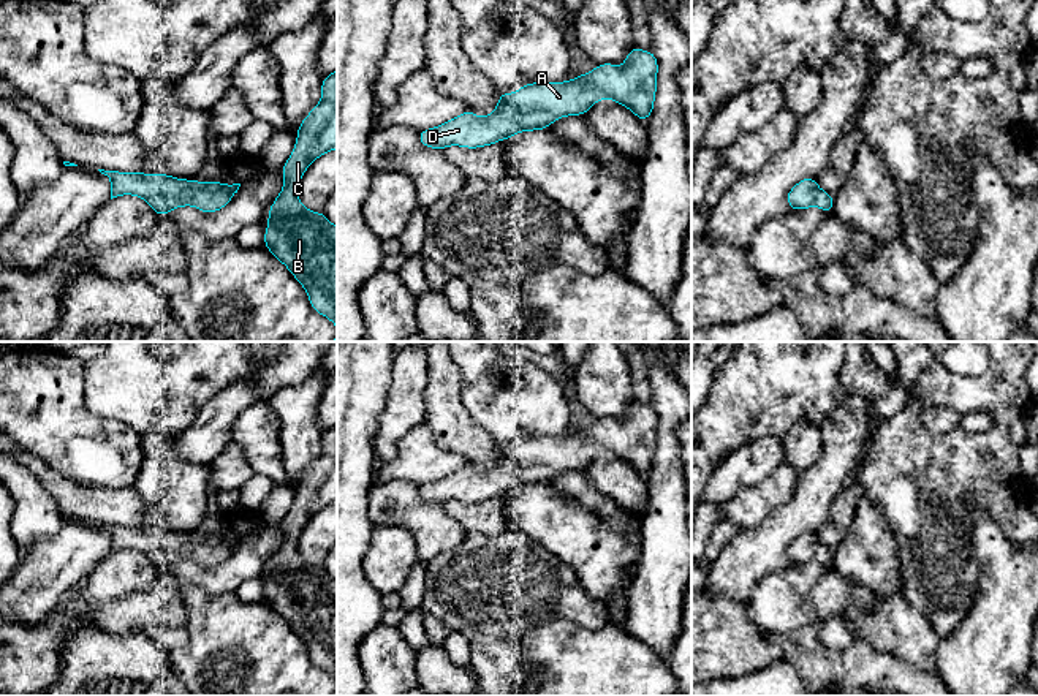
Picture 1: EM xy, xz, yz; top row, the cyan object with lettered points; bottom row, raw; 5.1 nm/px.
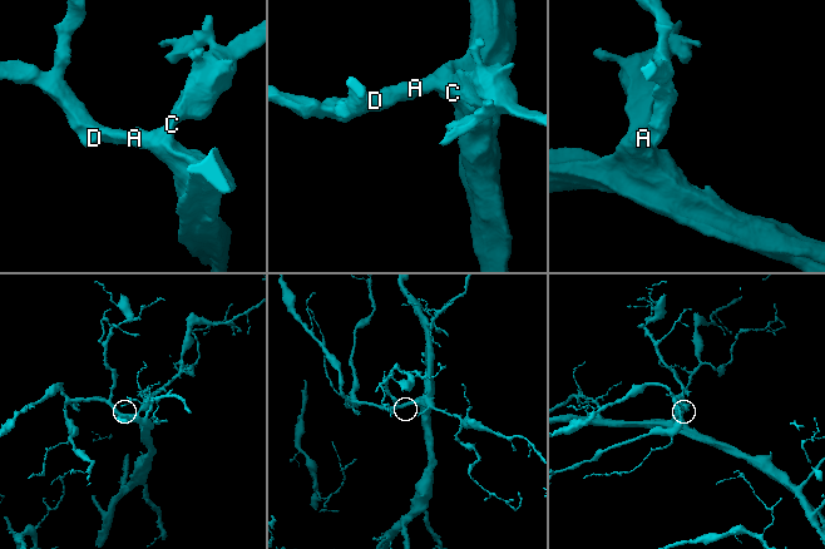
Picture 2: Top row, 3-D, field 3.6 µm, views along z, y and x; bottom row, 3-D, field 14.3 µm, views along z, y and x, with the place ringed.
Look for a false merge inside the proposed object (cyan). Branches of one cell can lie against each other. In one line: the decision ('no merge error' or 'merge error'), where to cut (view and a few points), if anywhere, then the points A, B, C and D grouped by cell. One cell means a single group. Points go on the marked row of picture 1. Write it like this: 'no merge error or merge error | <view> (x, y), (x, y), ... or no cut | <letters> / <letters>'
no merge error | no cut | A B C D

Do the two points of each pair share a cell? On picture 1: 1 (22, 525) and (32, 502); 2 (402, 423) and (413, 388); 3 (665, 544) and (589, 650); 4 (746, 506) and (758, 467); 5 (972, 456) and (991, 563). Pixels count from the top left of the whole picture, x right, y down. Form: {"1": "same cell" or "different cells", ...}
{"1": "same cell", "2": "same cell", "3": "different cells", "4": "different cells", "5": "different cells"}

